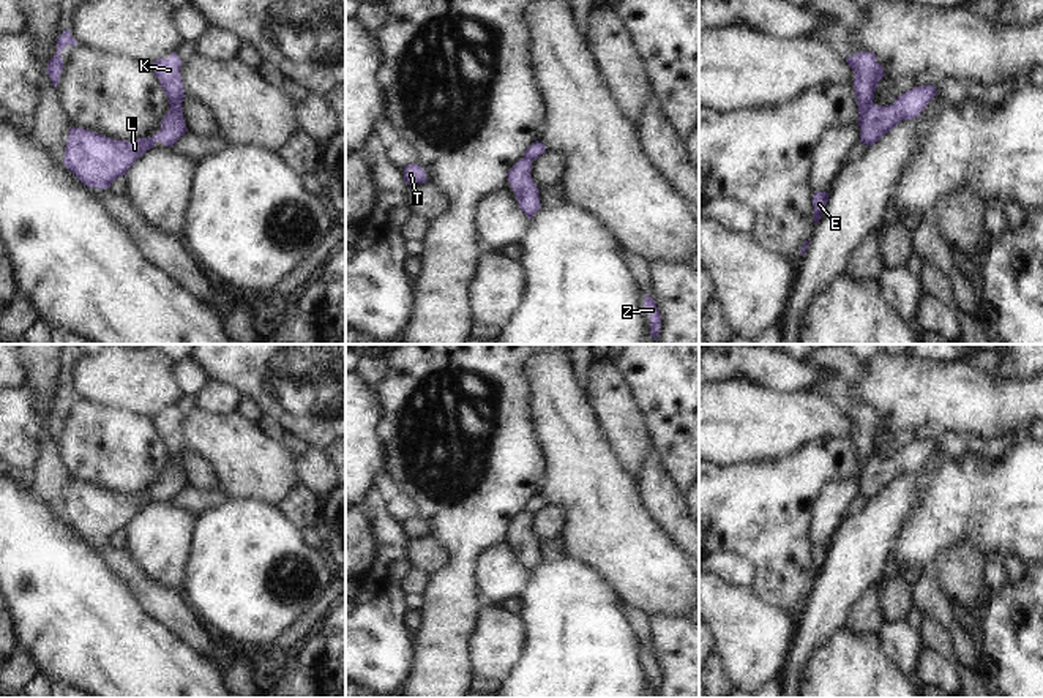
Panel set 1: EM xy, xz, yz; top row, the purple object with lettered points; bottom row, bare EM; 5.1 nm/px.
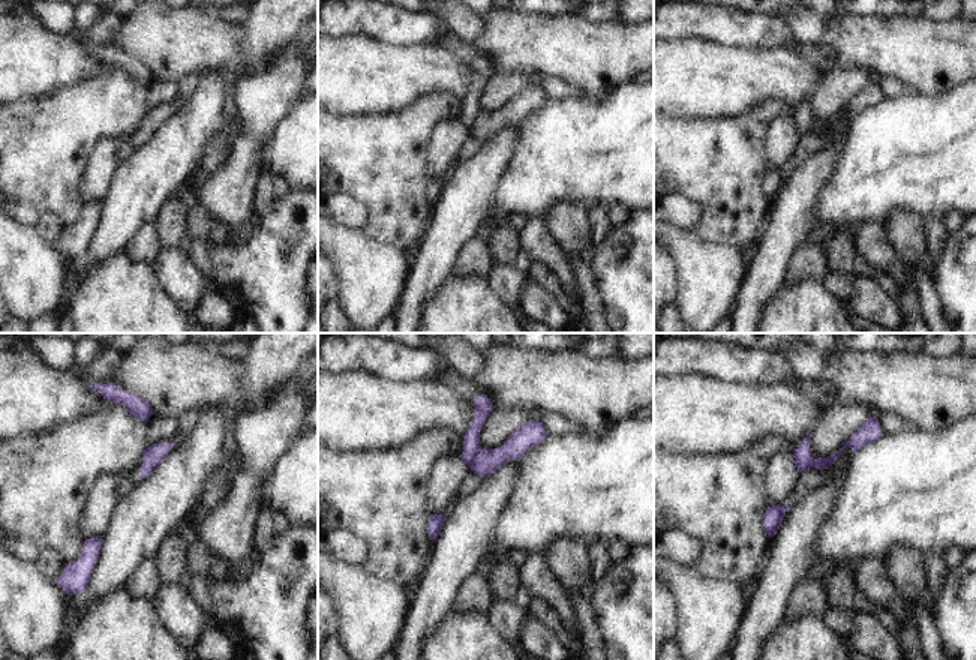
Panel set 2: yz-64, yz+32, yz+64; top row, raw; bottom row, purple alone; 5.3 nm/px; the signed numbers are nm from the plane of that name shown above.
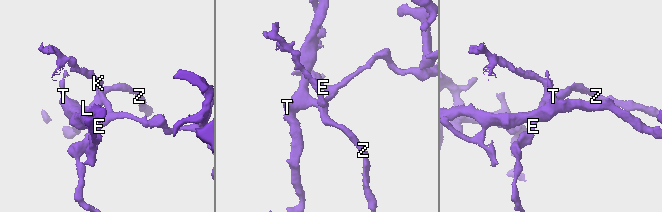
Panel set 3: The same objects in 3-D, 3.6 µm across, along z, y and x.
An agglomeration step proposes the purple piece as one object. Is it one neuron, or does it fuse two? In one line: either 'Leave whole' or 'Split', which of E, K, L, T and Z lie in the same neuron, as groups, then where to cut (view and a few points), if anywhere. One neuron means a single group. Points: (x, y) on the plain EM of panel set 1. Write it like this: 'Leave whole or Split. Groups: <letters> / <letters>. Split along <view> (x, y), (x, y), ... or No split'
Split. Groups: E K / L T Z. Split along yz (873, 457), (859, 479).

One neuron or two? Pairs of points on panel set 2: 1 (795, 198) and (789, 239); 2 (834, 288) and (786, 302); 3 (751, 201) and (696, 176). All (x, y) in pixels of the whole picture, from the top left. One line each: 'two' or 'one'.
1: one
2: two
3: one

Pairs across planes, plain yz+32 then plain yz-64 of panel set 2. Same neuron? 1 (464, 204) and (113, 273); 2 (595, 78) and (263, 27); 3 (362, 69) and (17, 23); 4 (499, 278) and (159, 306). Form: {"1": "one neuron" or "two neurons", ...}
{"1": "two neurons", "2": "two neurons", "3": "one neuron", "4": "two neurons"}

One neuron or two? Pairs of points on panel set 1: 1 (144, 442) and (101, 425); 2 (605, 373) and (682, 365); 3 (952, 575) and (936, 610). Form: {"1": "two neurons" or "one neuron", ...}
{"1": "one neuron", "2": "two neurons", "3": "two neurons"}

